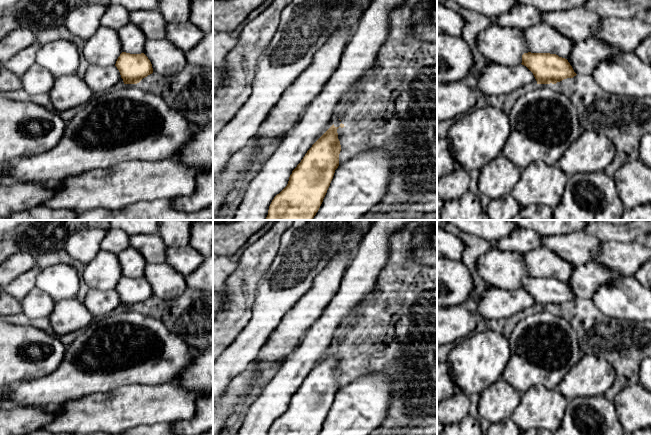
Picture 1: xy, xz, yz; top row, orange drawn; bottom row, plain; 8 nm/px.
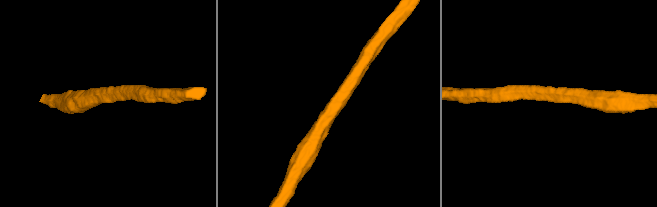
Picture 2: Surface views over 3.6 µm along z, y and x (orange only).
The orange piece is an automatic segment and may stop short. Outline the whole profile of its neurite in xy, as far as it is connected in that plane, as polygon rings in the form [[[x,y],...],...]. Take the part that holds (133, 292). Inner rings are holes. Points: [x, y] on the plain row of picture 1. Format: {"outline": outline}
{"outline": [[[122,276],[115,290],[119,294],[124,308],[137,308],[153,297],[152,288],[144,277],[130,278]]]}

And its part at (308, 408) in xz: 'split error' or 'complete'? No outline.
complete

